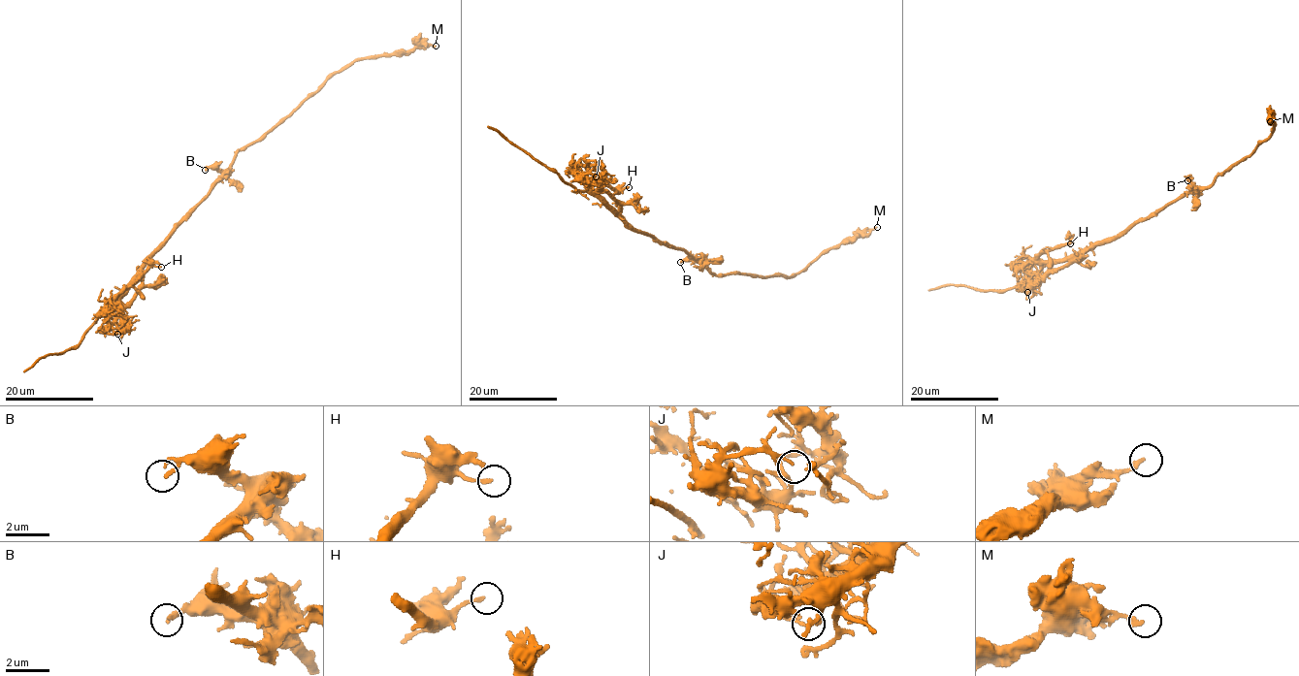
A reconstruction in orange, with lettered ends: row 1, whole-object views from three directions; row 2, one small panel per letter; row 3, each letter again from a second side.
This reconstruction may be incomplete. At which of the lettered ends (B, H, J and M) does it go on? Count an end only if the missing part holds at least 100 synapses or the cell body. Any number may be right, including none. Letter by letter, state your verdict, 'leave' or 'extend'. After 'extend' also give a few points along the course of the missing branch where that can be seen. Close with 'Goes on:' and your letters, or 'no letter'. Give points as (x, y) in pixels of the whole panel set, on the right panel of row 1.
B: leave
H: leave
J: leave
M: leave
Goes on: no letter

